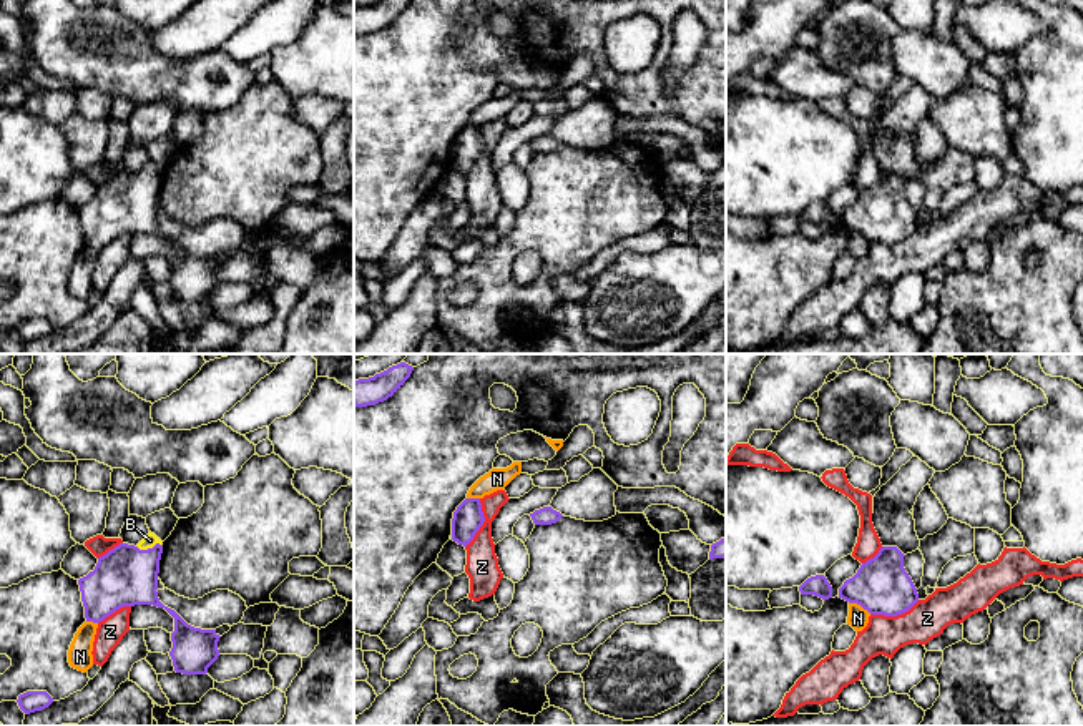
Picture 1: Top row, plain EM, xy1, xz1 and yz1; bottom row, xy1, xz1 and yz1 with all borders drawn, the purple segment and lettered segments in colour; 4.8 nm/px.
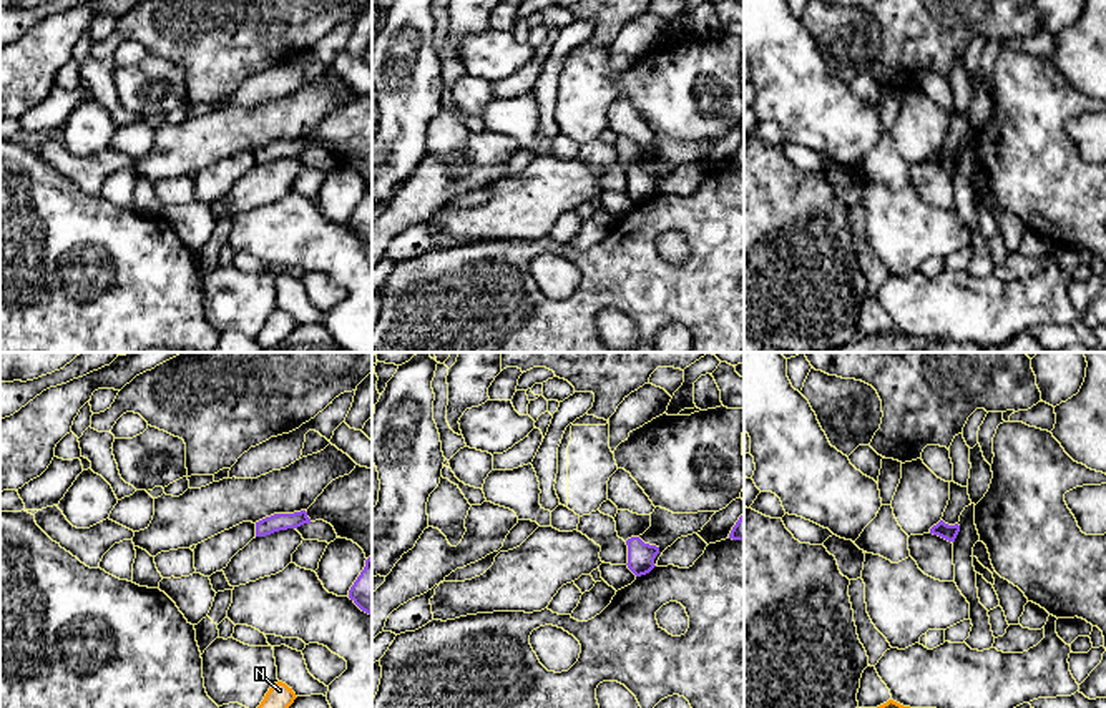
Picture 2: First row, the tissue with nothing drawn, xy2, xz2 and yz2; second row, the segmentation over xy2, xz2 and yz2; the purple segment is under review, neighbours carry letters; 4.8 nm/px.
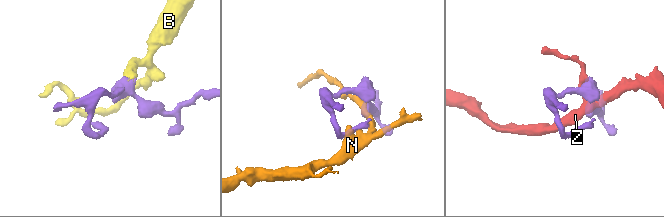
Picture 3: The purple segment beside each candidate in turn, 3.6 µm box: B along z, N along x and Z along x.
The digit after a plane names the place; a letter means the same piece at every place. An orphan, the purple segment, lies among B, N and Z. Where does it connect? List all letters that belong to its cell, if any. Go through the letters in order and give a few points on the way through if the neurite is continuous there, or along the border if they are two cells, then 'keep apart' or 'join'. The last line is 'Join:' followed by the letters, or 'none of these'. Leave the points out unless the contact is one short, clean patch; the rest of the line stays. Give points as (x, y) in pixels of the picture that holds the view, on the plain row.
B: runs through xy1 (125, 205), (148, 176), (150, 168); join
N: keep apart
Z: keep apart
Join: B

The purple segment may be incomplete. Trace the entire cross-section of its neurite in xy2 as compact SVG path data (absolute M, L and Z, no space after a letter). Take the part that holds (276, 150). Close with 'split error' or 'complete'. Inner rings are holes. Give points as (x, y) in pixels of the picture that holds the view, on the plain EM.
M306 138L294 141L274 141L256 150L256 165L266 165L279 158L297 156L304 151L311 151Z | complete

